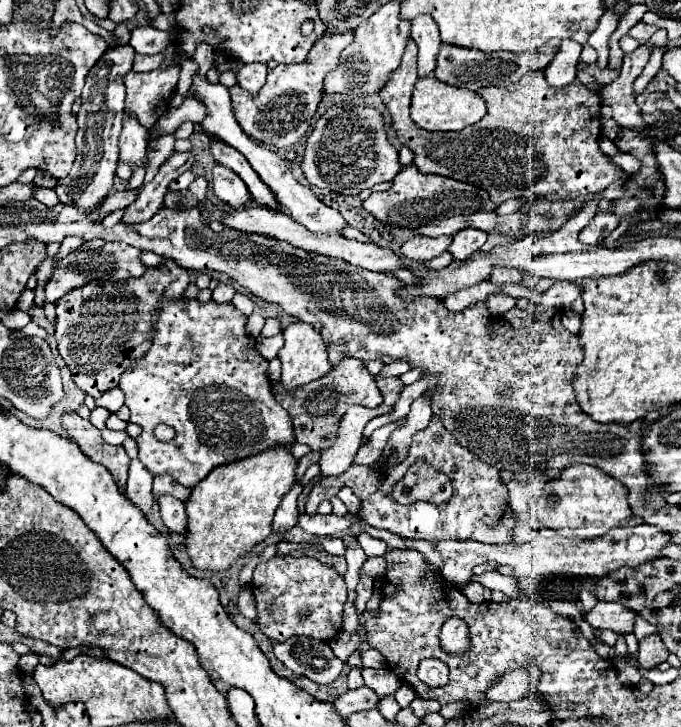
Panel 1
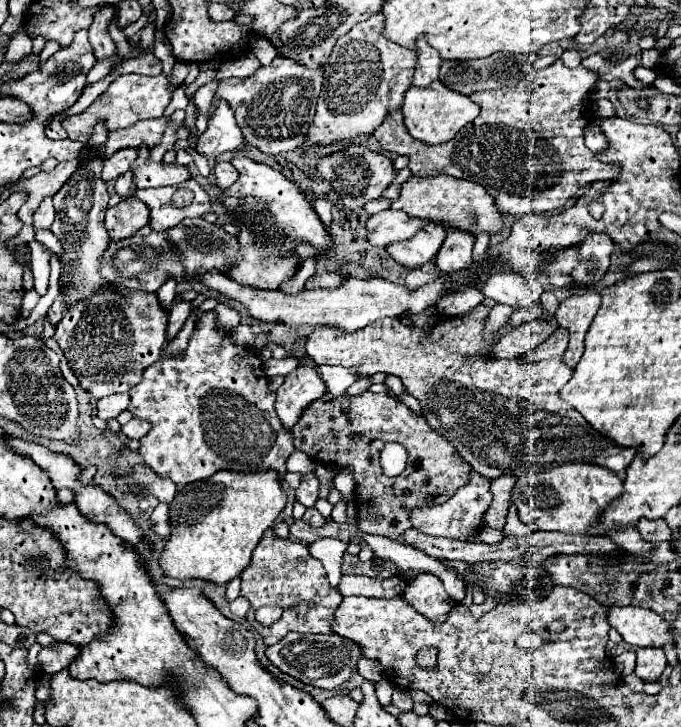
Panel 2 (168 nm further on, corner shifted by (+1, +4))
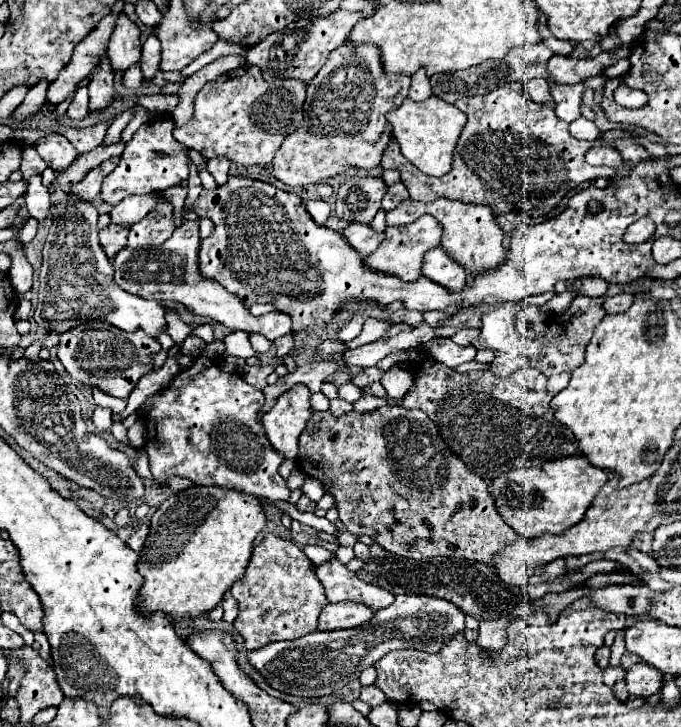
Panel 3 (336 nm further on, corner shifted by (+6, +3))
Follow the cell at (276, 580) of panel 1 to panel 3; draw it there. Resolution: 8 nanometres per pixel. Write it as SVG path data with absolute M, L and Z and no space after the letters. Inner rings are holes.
M264 535L260 545L254 547L242 579L230 589L232 597L238 601L234 627L244 637L244 647L248 651L274 641L298 639L316 629L320 611L328 605L328 599L322 591L322 583L318 583L312 573L312 567L312 561L298 545L278 535Z

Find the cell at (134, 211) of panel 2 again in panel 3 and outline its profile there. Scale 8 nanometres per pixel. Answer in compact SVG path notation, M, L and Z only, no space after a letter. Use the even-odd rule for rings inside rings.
M108 225L106 229L100 231L100 245L110 261L116 257L120 249L126 247L126 235L128 235L128 227L124 225Z

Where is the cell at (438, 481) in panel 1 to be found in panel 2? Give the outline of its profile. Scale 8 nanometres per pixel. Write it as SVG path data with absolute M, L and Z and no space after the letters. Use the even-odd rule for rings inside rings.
M325 392L319 400L311 402L303 410L301 418L293 426L293 436L295 436L295 448L309 454L309 458L329 464L337 470L345 468L345 466L349 466L353 470L359 530L369 532L369 534L387 536L391 540L401 540L401 534L407 528L411 528L407 514L415 506L435 506L435 504L445 502L449 496L453 496L453 492L459 486L463 486L467 482L467 474L469 474L469 464L459 458L455 448L443 436L439 436L435 430L431 430L423 416L415 416L405 404L401 406L401 402L397 402L397 398L393 398L389 394L363 392L359 396L341 394L339 398L333 398L329 392ZM389 440L401 442L409 452L405 470L401 472L401 476L395 476L395 478L385 476L379 466L379 452L383 448L383 442L389 442Z

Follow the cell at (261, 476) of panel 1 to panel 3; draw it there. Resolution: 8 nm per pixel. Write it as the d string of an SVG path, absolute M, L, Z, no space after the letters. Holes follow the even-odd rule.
M216 485L190 487L182 493L174 493L152 515L150 533L146 537L142 555L138 555L138 573L144 577L144 585L138 591L138 601L134 601L136 611L142 613L142 617L162 611L170 619L196 619L212 611L246 569L254 549L254 539L264 527L266 515L258 497Z

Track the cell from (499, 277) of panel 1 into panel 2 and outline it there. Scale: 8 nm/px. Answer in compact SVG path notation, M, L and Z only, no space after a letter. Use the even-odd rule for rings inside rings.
M495 272L487 278L481 292L499 304L511 304L515 310L519 310L535 304L543 294L543 286L537 280L527 280L519 274Z

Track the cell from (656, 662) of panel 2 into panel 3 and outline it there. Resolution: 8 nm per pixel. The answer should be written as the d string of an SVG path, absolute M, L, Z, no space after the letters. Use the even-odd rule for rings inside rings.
M636 663L626 673L626 689L632 697L648 699L658 693L662 687L662 673L654 671L654 667L646 667L644 663Z

